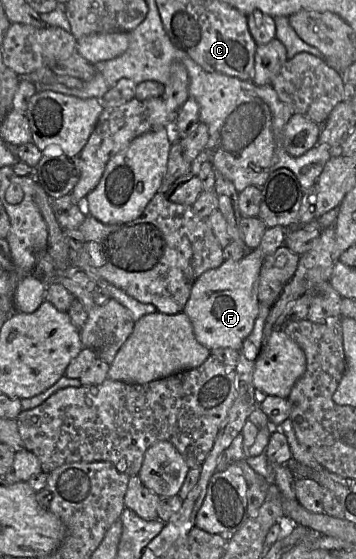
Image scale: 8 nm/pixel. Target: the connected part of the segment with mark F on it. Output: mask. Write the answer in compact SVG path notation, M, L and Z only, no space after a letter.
M282 226L267 228L259 246L248 250L241 260L224 260L219 267L205 271L197 278L184 312L192 322L199 343L210 350L219 347L241 349L260 311L258 294L261 266L267 256L285 245L286 230Z

